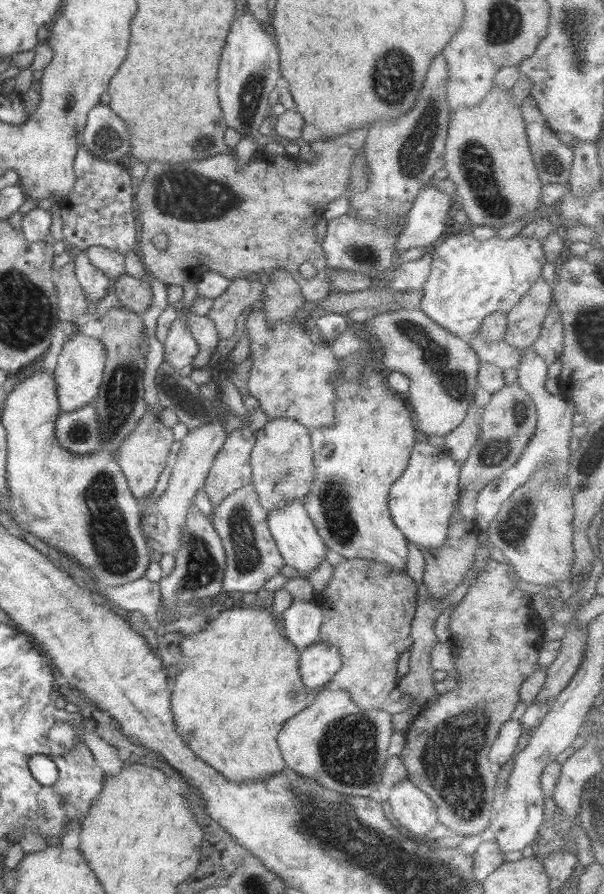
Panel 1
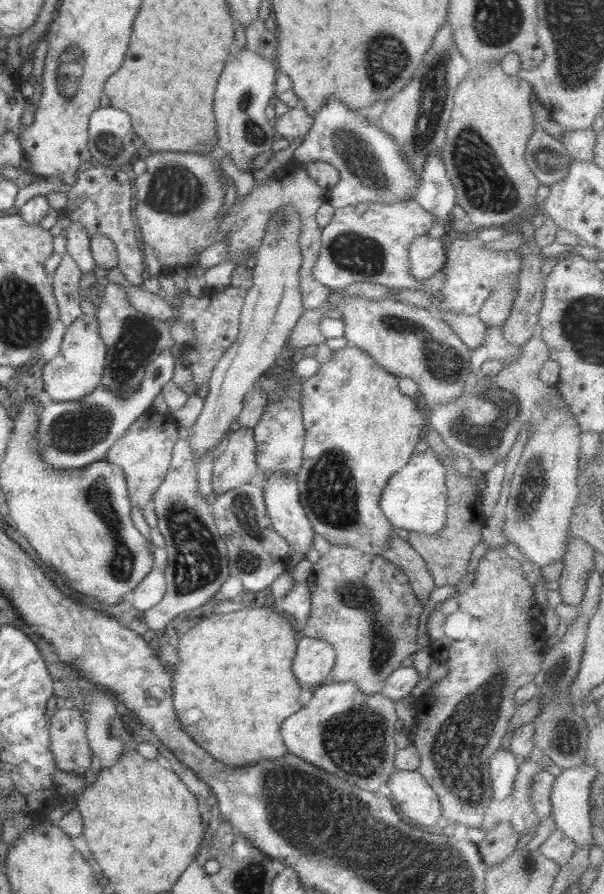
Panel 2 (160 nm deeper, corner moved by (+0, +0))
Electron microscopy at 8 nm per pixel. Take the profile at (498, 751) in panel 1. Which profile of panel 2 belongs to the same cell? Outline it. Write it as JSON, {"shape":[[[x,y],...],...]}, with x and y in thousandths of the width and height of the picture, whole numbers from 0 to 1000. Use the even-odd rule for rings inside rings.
{"shape":[[[829,836],[811,846],[811,870],[815,870],[821,895],[831,895],[849,888],[859,856],[853,843],[848,843],[843,838]]]}

